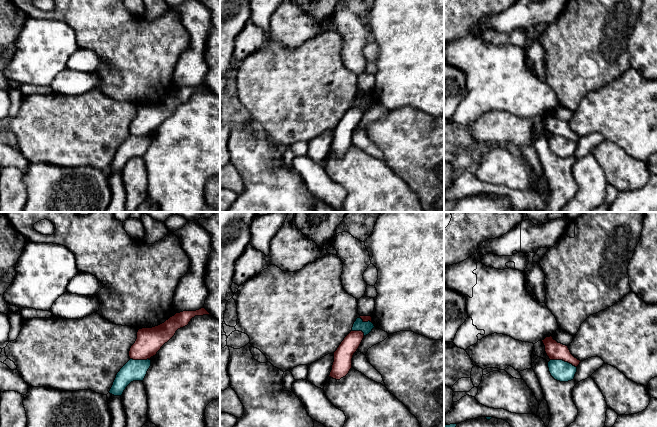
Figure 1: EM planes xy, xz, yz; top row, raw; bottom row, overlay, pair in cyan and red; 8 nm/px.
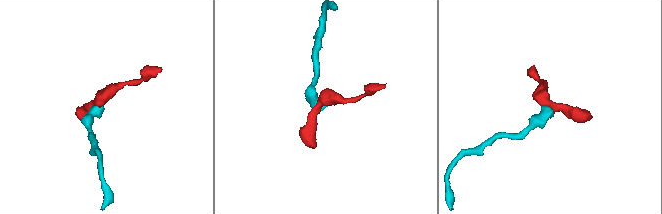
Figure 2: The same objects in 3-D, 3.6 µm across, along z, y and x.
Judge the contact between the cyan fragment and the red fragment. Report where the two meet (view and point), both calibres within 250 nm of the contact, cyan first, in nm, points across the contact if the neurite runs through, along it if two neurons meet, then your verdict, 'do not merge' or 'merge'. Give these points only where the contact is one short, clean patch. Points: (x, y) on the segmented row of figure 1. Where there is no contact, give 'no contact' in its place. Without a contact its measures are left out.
contact yz (562, 360); calibres 170 and 140 nm; border yz (550, 359), (562, 359), (576, 367); do not merge

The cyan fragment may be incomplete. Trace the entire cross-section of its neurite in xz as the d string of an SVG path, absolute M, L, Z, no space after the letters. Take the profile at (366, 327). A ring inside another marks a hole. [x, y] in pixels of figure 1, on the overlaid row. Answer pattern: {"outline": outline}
{"outline": "M328 252L296 272L269 265L240 285L234 294L238 314L236 331L247 334L250 344L283 372L334 354L351 331L368 335L375 326L360 318L358 300L342 286L342 271L341 259Z"}

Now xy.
{"outline": "M93 313L79 319L33 318L24 321L19 336L5 347L23 380L30 387L45 387L61 391L91 390L96 393L121 396L133 381L143 381L151 360L129 357L138 330L116 325Z"}

